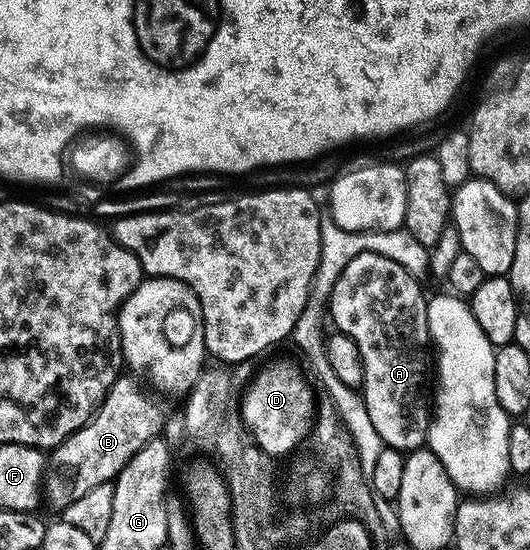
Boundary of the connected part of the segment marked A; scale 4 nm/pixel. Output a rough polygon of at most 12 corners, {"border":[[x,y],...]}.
{"border":[[382,252],[341,270],[329,316],[365,362],[384,445],[424,447],[427,302]]}

